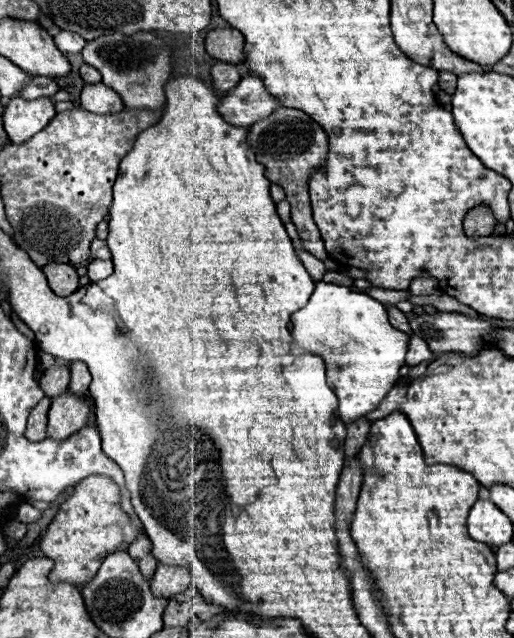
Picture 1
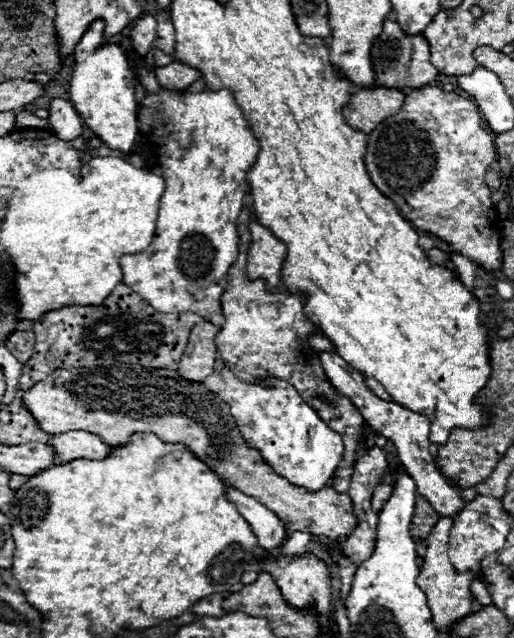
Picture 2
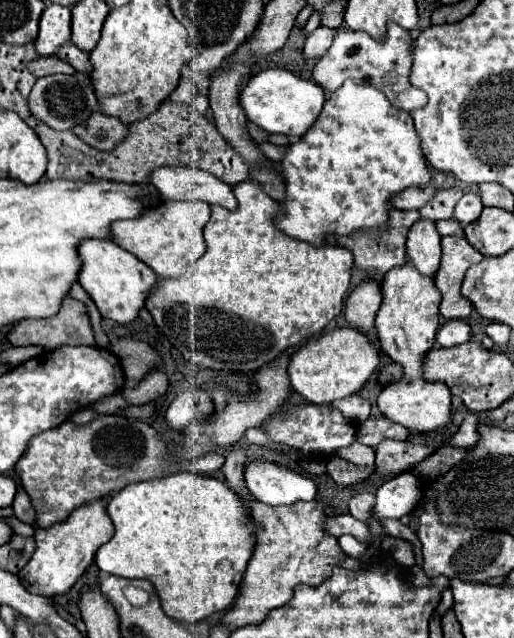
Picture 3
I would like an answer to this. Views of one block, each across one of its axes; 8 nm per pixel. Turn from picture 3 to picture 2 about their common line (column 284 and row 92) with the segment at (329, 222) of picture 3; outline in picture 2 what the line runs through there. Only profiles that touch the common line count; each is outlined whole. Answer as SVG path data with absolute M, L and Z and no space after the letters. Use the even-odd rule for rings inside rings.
M160 88L156 94L148 94L144 96L144 100L140 102L140 108L138 108L138 128L140 128L140 134L146 136L148 134L148 142L150 146L156 146L156 160L158 160L158 166L160 166L160 174L162 178L166 180L166 188L162 192L162 198L160 198L160 210L158 210L158 222L156 222L156 232L154 232L154 238L150 242L150 246L144 250L144 252L138 252L138 254L124 254L120 258L120 268L122 268L122 282L132 288L142 300L146 300L154 310L158 312L196 312L200 316L210 316L210 314L216 314L216 312L222 312L220 310L220 296L222 296L222 290L226 288L226 282L228 282L228 270L230 266L234 264L236 256L238 256L238 230L236 230L236 222L238 222L238 216L242 212L242 206L244 206L244 196L250 192L250 184L248 184L248 170L254 166L256 162L256 156L258 156L258 150L260 150L260 144L258 144L258 138L254 136L250 124L246 122L240 106L236 104L234 100L234 92L228 90L228 88L222 88L218 92L210 92L210 90L204 90L204 92L196 92L196 94L182 94L178 90L166 90L166 88ZM188 286L202 286L204 292L206 292L206 298L204 300L194 300L190 294L188 294Z

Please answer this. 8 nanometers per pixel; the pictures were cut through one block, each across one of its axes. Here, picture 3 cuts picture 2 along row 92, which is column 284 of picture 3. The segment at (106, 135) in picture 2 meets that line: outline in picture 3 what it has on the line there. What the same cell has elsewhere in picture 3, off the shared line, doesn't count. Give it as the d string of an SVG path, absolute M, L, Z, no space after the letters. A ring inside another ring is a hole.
M268 68L254 74L240 94L240 104L250 122L264 128L266 132L286 134L292 138L302 136L314 124L314 120L322 112L324 102L326 96L318 84L310 80L302 80L282 68Z

